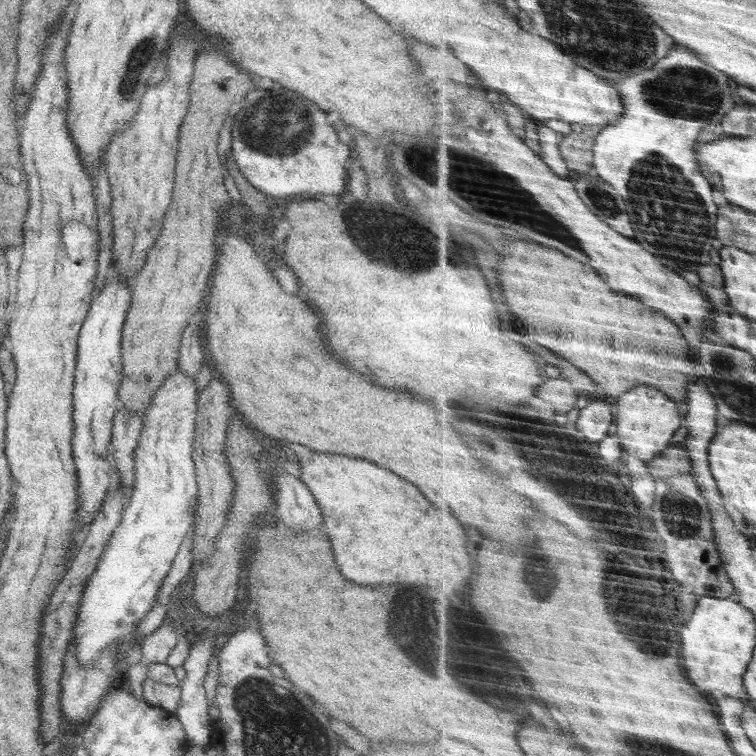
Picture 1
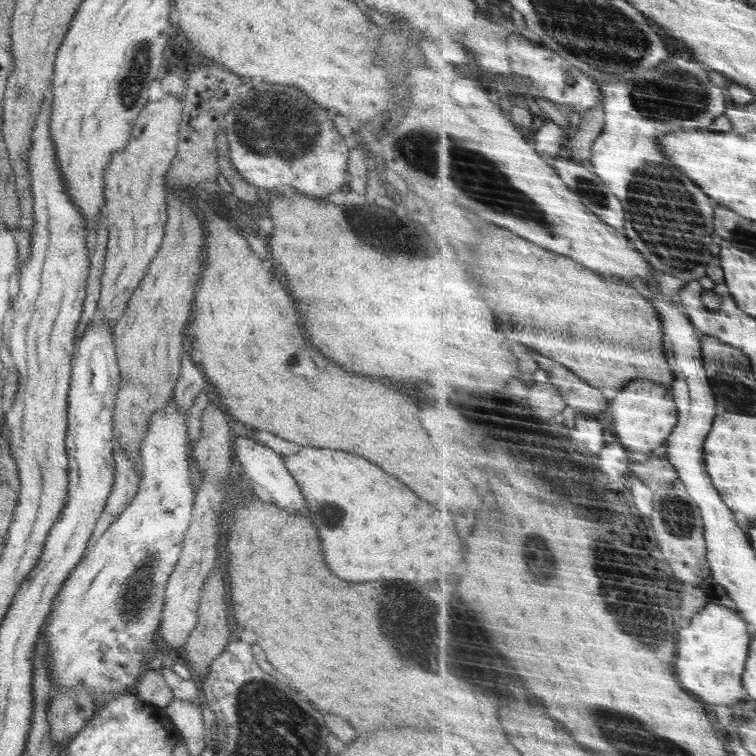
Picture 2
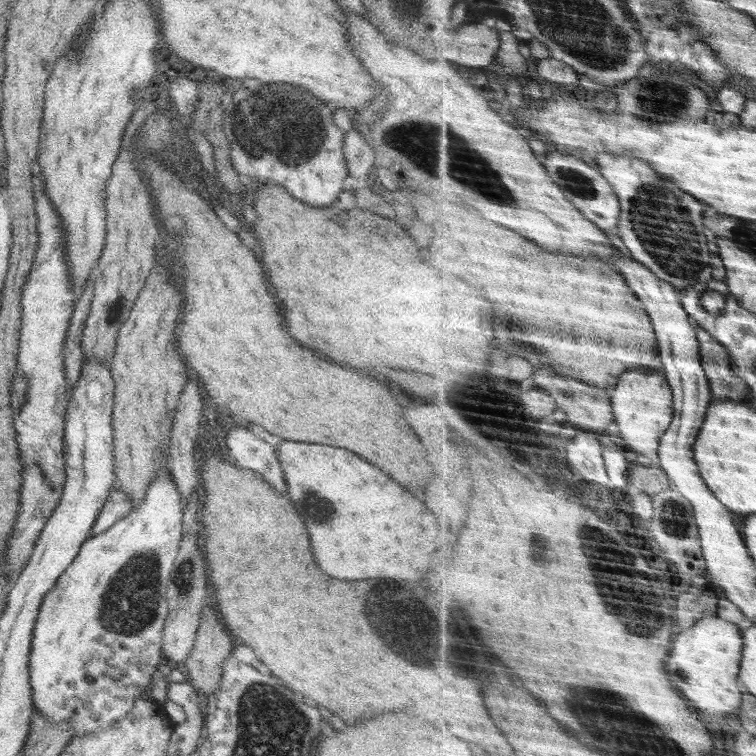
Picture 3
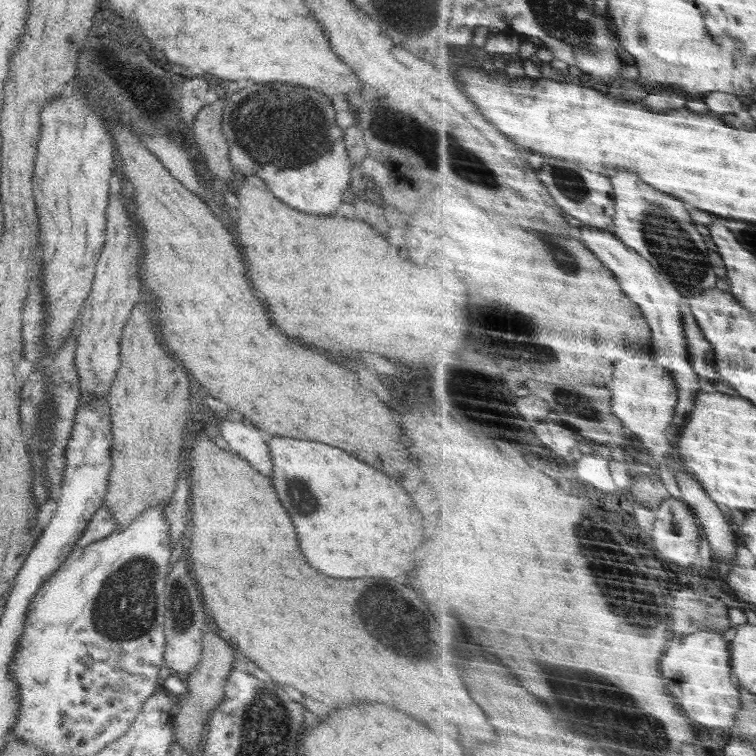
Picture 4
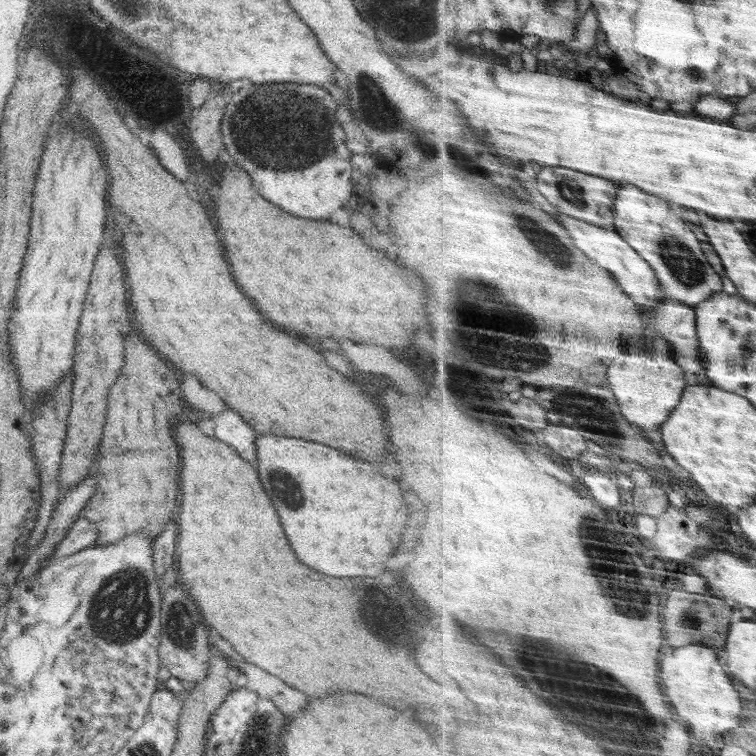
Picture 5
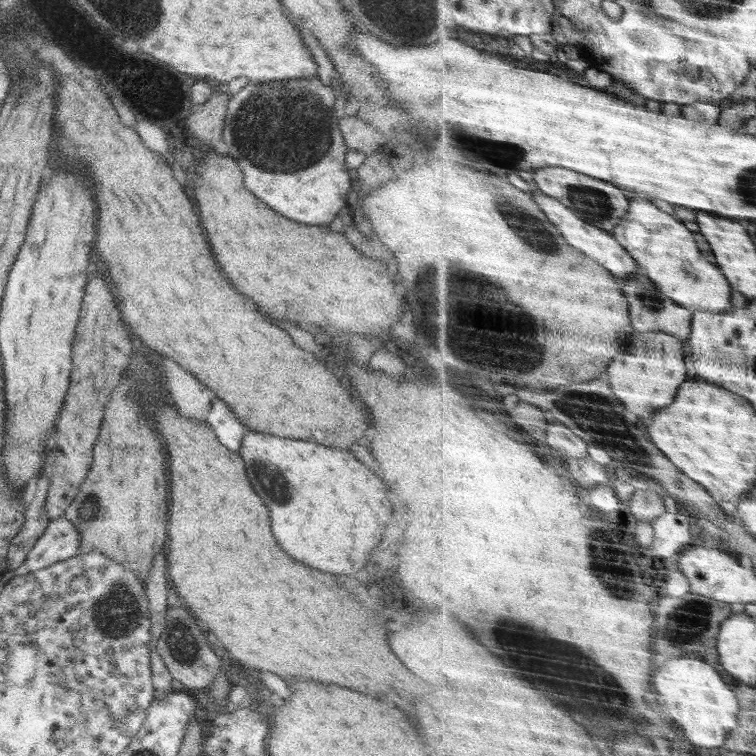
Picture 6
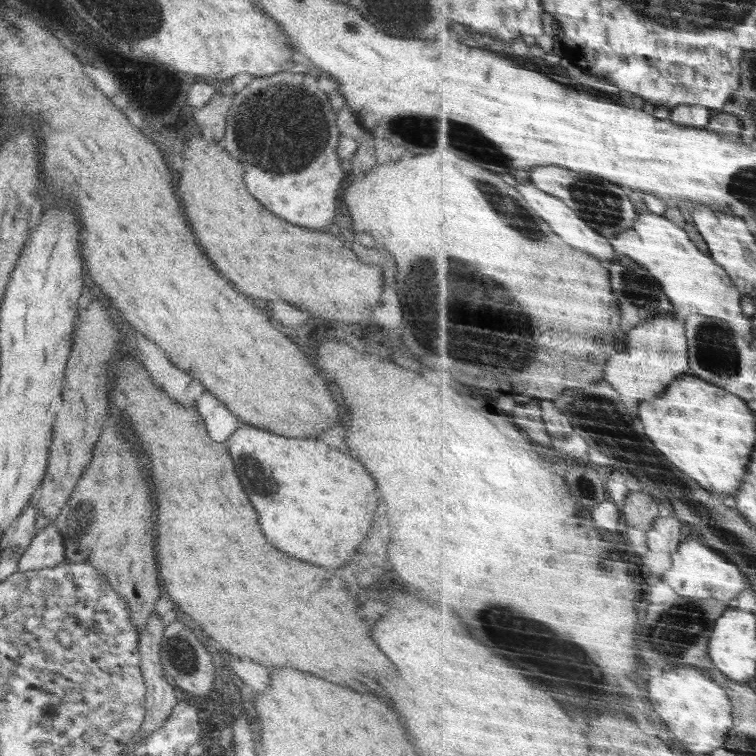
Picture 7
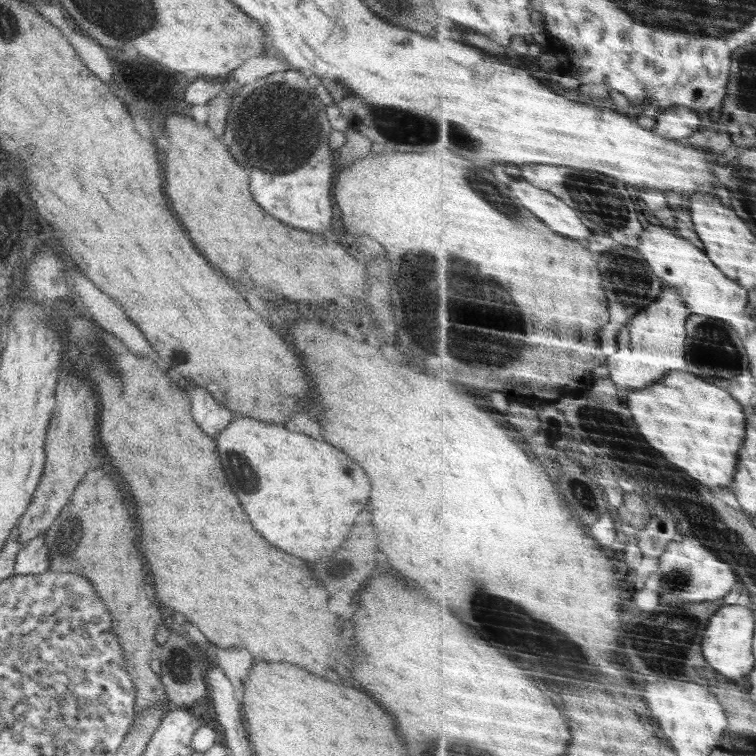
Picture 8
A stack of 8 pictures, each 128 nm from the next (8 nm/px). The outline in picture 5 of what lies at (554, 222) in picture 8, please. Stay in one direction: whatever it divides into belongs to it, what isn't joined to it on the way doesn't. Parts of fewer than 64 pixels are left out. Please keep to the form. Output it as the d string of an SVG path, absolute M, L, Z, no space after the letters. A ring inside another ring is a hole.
M558 211L558 216L562 216L560 222L570 231L576 245L584 251L590 258L594 258L596 262L600 262L600 266L608 268L610 272L616 274L616 278L620 278L620 284L626 288L626 292L645 308L656 308L660 302L664 302L667 298L664 288L662 288L662 281L658 278L656 270L648 264L648 260L644 260L638 251L636 251L618 232L614 230L606 230L600 228L596 224L590 224L578 218L572 218L564 212Z

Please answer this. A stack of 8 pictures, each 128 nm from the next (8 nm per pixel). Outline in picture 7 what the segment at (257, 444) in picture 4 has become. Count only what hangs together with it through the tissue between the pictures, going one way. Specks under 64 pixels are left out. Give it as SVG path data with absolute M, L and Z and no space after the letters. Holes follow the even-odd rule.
M210 392L198 396L196 406L204 419L208 436L215 442L226 444L228 438L240 428L239 418Z

